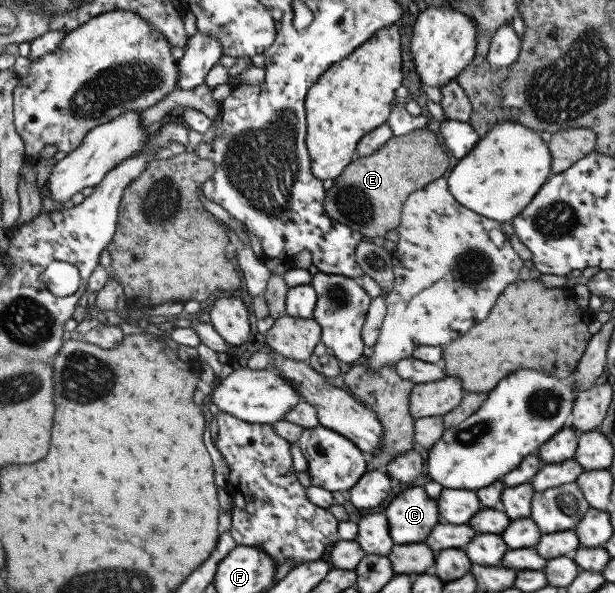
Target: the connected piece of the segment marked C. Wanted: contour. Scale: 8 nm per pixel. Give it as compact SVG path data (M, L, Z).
M412 486L401 492L384 510L389 522L390 536L396 545L422 543L432 532L434 526L442 522L437 500L426 495L424 486Z

